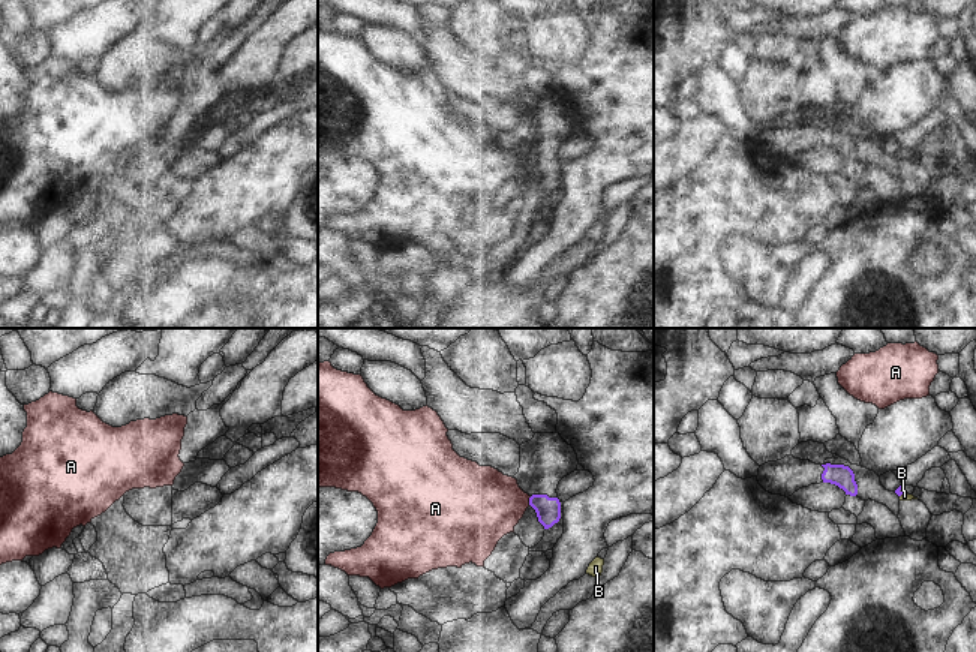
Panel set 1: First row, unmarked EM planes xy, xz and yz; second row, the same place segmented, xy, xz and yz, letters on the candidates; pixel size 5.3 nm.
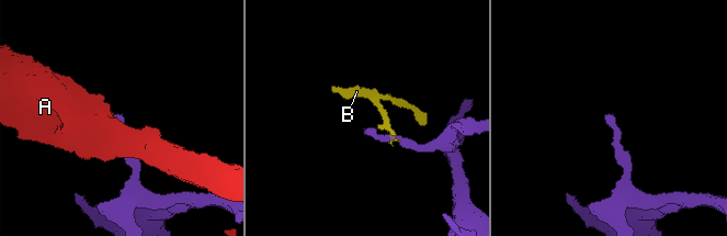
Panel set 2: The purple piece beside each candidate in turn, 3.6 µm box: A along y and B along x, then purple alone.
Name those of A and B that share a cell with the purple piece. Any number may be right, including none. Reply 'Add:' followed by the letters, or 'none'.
Add: none

